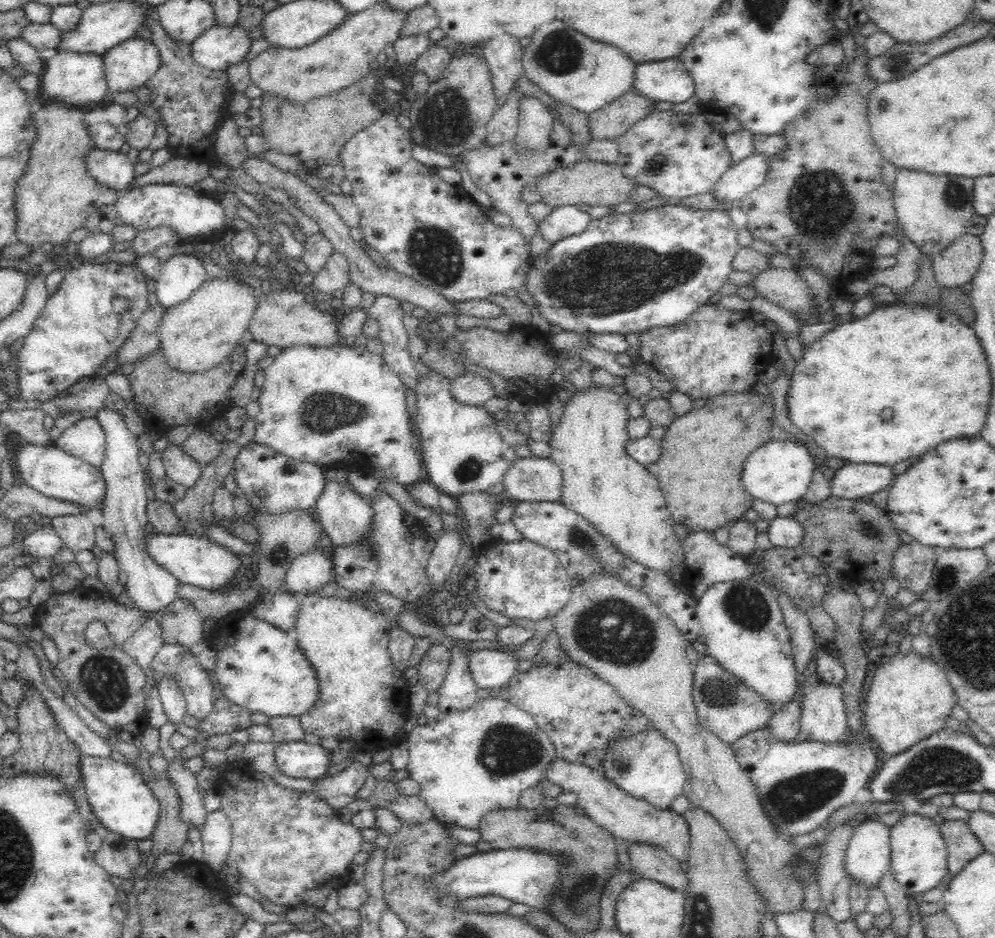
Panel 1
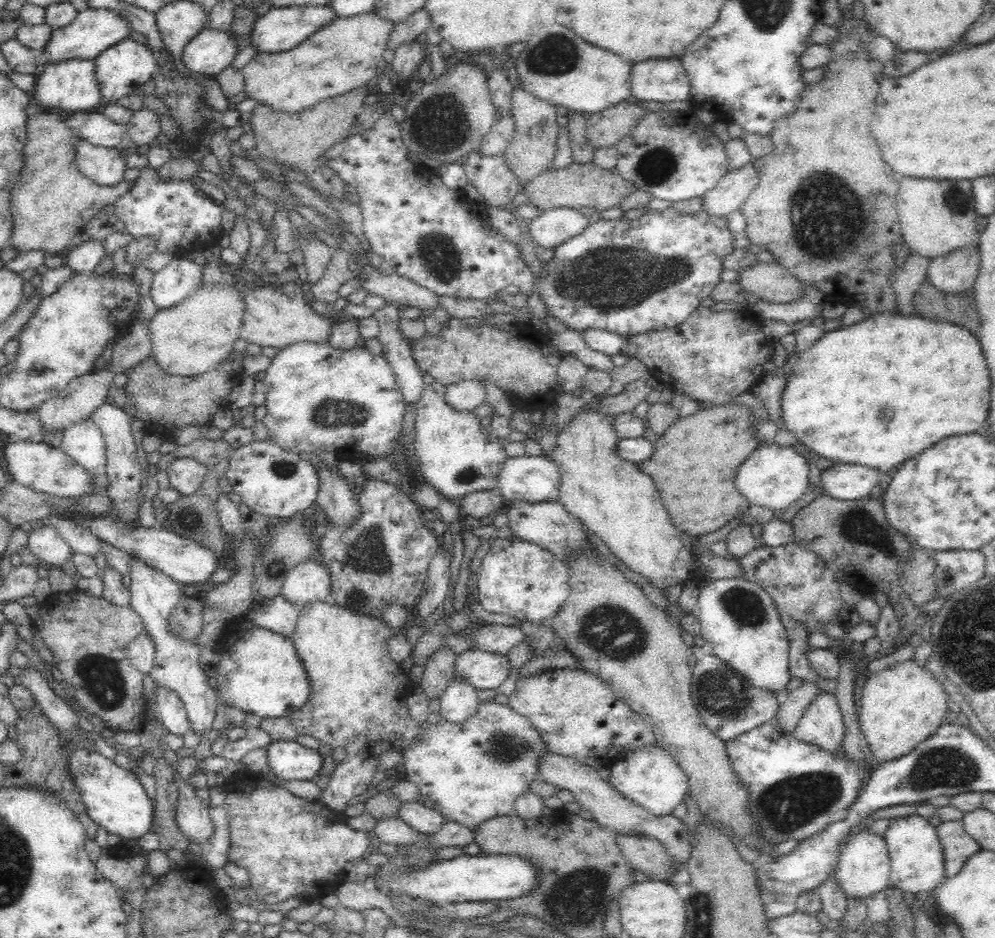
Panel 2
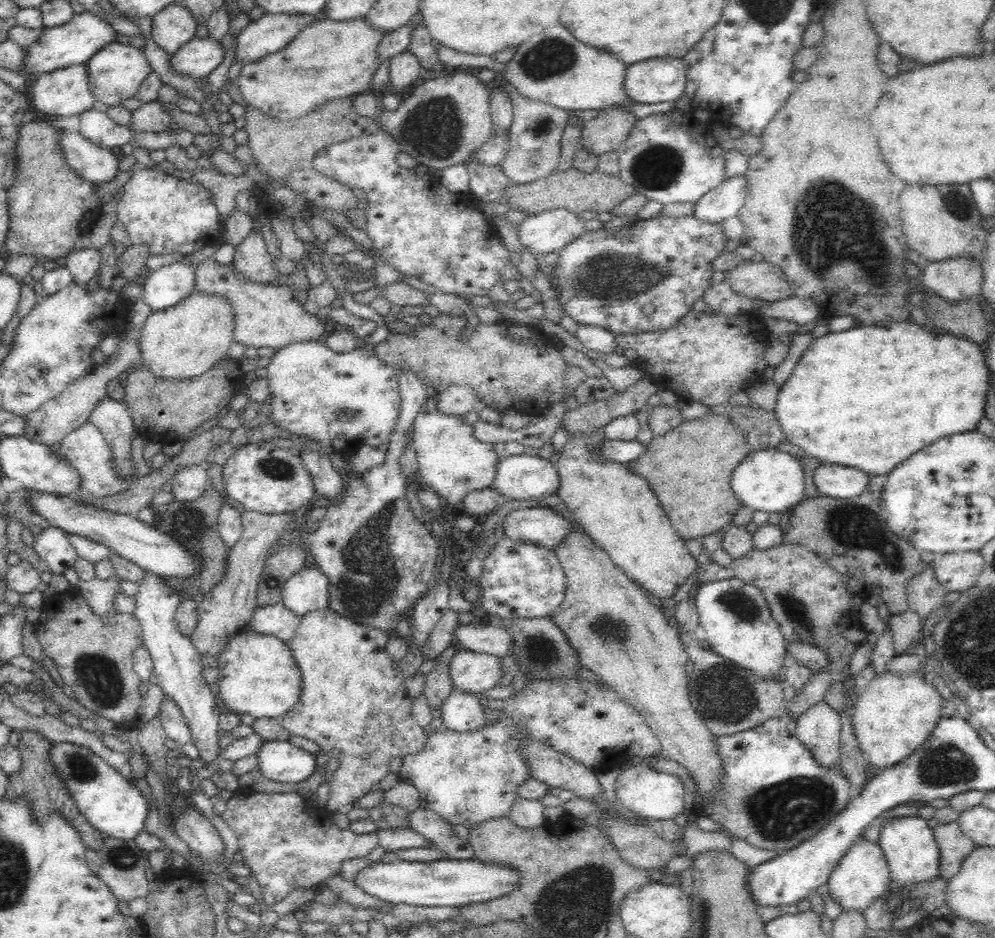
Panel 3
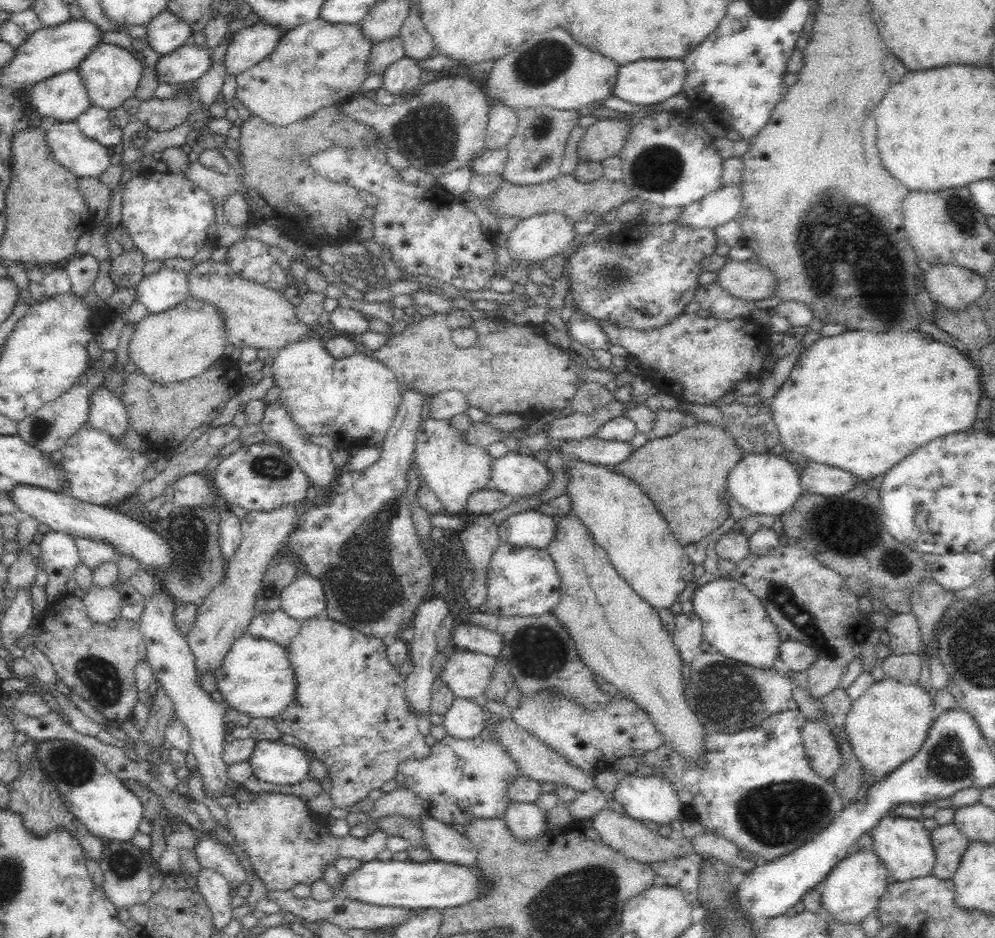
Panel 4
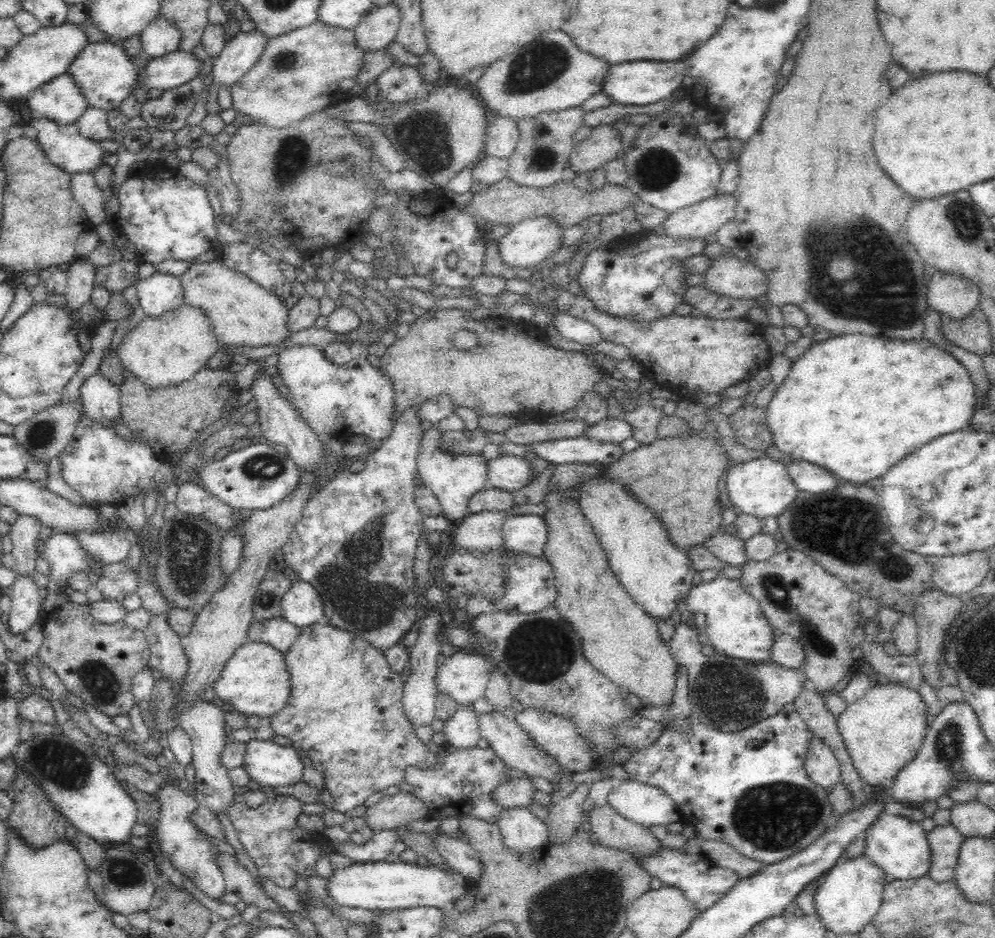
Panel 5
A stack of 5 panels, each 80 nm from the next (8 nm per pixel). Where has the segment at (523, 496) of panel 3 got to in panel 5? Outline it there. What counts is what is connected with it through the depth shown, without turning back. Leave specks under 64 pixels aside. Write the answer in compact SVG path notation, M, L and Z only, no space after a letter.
M500 455L487 461L487 482L485 489L501 489L514 492L532 482L530 463L522 457Z

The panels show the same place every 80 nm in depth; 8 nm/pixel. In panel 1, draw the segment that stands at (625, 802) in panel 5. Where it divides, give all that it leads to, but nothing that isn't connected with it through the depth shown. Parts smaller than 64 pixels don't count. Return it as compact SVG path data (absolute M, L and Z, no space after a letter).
M652 726L625 739L612 739L601 760L600 771L620 790L645 800L656 809L670 809L672 802L683 794L687 781L676 745Z

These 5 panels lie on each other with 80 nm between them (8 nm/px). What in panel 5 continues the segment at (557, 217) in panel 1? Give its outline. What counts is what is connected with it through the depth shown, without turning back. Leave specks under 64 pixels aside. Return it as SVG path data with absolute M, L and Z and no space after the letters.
M544 216L529 218L513 224L497 242L501 262L512 268L536 267L540 262L549 258L556 248L560 249L563 230L552 219Z

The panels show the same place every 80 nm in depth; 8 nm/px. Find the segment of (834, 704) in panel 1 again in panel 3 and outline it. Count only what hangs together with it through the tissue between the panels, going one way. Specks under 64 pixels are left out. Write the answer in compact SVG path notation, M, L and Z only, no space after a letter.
M825 701L811 706L797 720L795 733L824 769L836 768L841 757L839 713Z

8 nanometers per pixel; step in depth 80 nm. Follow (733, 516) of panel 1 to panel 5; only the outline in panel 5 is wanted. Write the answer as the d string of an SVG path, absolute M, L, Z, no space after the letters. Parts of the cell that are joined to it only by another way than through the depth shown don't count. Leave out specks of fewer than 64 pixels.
M690 432L640 445L605 466L601 474L602 480L620 482L626 493L634 494L642 504L646 504L656 514L656 518L668 526L664 529L670 542L678 548L690 549L702 545L722 528L718 480L723 476L726 466L733 464L727 459L718 441Z

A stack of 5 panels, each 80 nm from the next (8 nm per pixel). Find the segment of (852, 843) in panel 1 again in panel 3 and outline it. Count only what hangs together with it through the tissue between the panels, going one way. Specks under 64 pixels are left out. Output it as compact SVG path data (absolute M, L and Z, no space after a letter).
M861 838L854 846L850 846L848 852L833 869L826 886L831 898L840 905L840 912L860 912L863 914L868 907L887 894L890 880L888 862L880 846Z

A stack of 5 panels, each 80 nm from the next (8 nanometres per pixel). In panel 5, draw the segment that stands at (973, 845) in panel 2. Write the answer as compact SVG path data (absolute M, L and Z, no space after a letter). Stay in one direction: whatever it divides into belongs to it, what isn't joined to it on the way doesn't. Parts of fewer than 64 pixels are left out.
M950 824L938 826L926 834L931 851L931 866L926 876L934 882L948 882L955 875L965 837Z

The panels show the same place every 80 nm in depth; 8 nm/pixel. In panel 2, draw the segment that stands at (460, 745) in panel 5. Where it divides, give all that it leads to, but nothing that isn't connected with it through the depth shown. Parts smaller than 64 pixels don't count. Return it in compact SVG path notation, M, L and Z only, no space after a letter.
M453 675L446 690L439 696L441 718L450 723L461 723L476 714L480 700L476 688Z

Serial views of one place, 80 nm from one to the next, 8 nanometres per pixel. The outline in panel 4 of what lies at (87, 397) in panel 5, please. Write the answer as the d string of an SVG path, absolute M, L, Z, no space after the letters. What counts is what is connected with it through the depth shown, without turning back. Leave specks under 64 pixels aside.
M102 385L95 387L89 395L89 424L112 438L122 438L129 430L128 416L118 397L112 390Z

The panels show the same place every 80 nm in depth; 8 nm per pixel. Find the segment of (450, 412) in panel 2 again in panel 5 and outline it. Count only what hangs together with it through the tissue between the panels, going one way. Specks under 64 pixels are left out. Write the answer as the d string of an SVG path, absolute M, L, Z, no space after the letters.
M433 425L424 426L417 460L418 483L430 488L438 497L442 514L452 522L466 517L472 496L482 491L487 482L487 460L482 455L452 455L438 447L440 431Z

